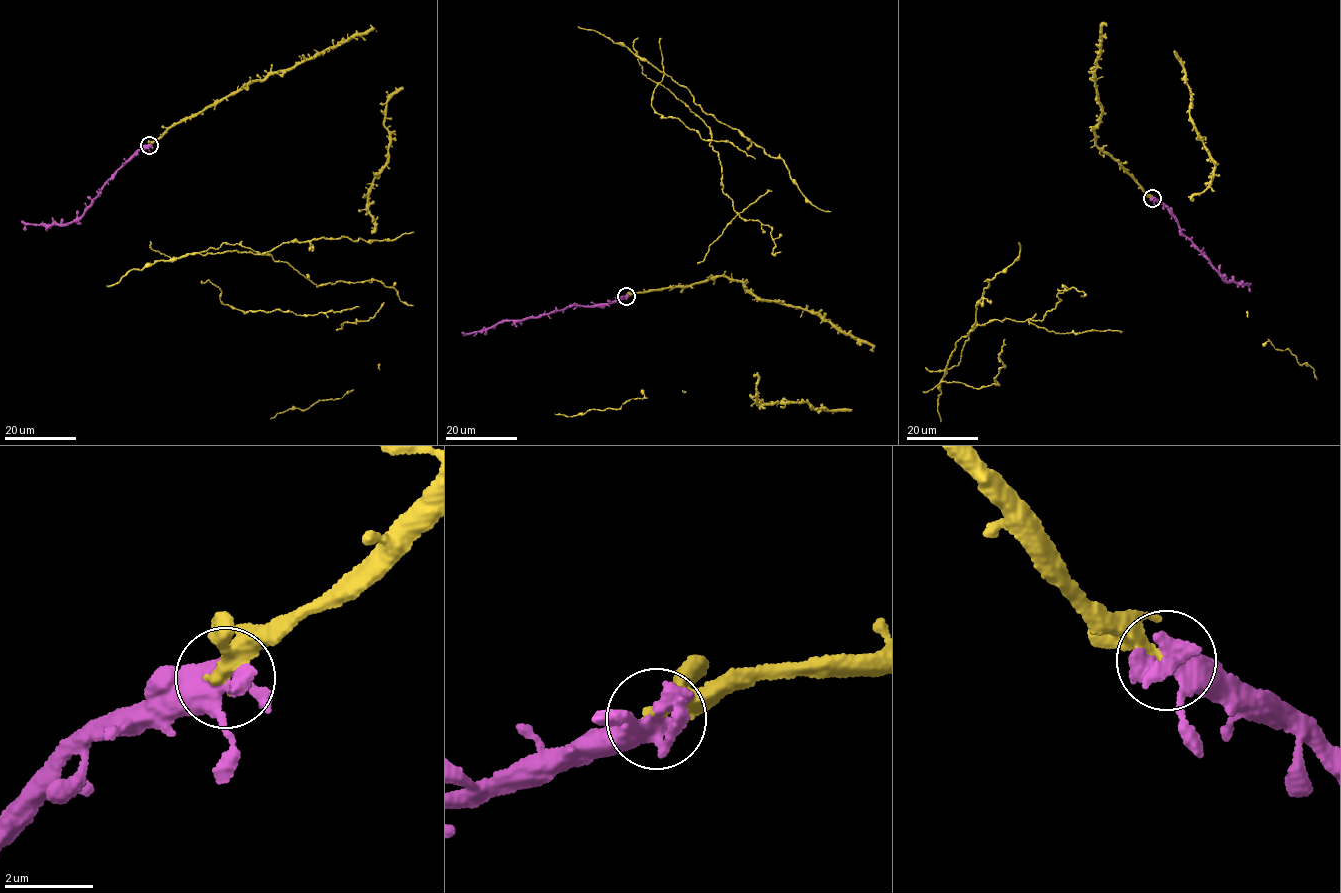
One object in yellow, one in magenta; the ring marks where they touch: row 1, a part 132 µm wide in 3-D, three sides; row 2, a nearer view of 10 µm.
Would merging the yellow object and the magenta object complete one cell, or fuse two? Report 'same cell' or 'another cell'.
same cell

